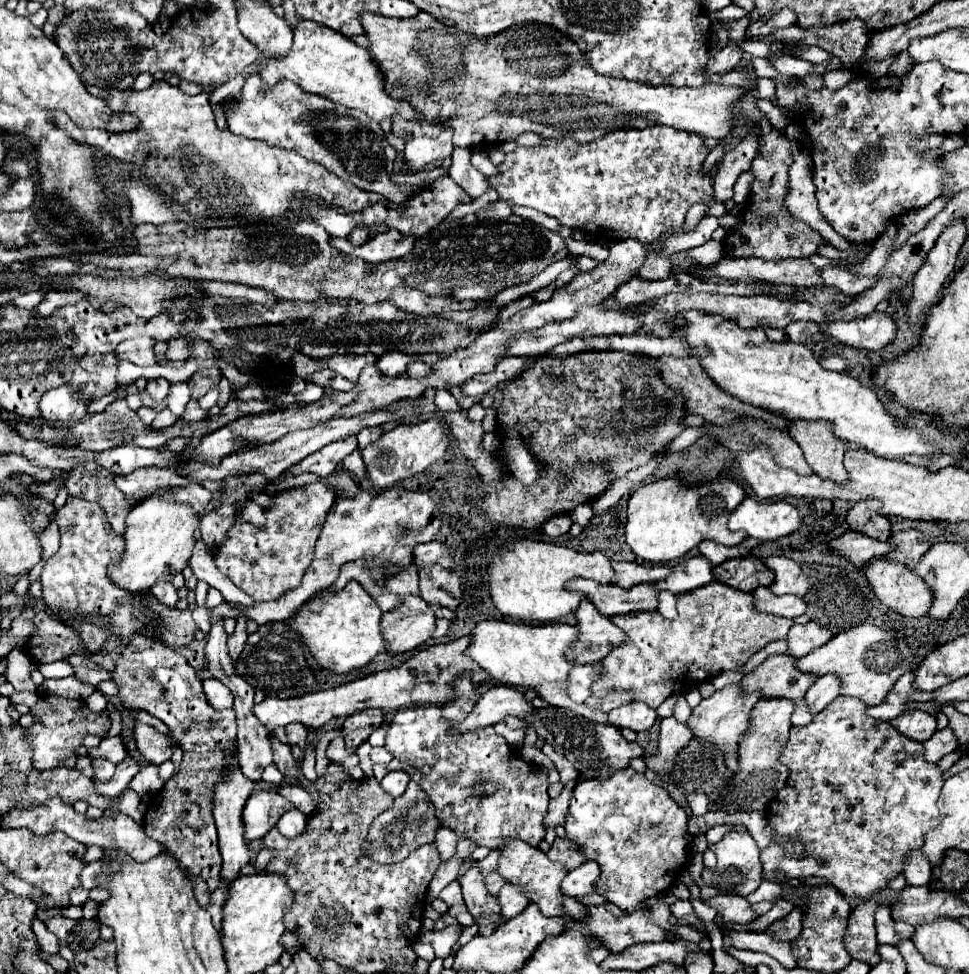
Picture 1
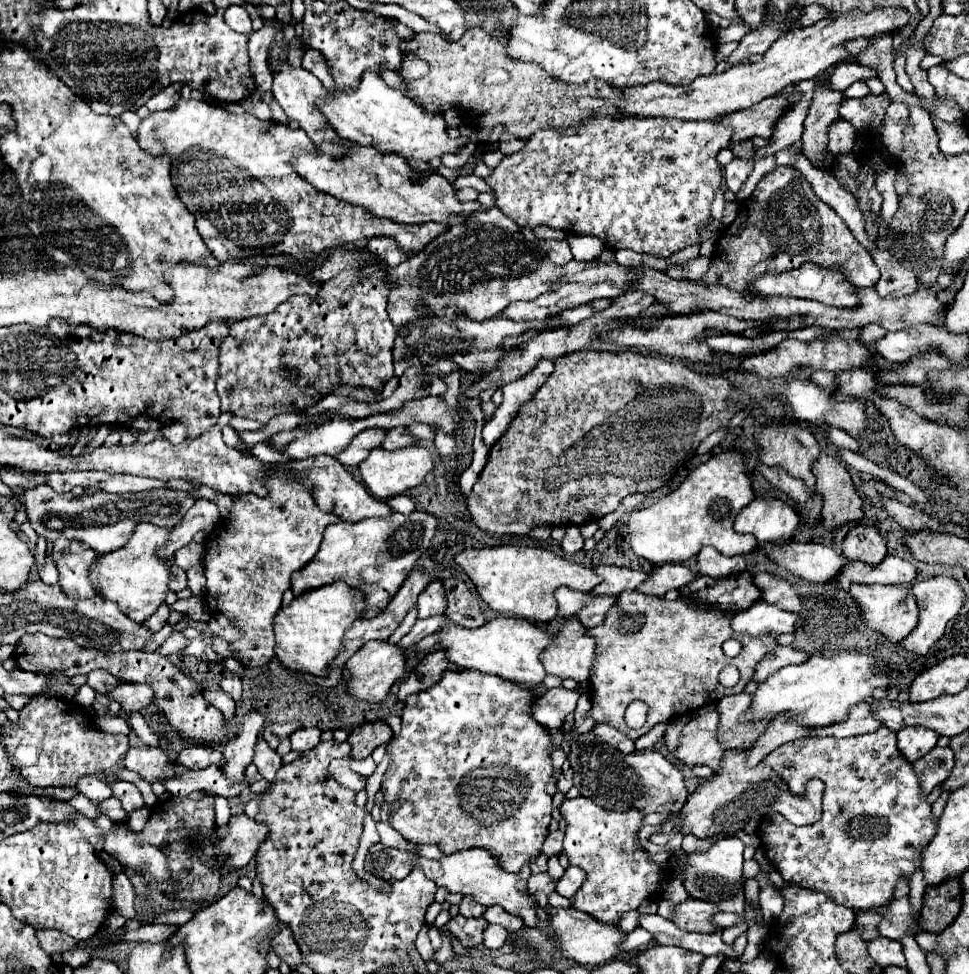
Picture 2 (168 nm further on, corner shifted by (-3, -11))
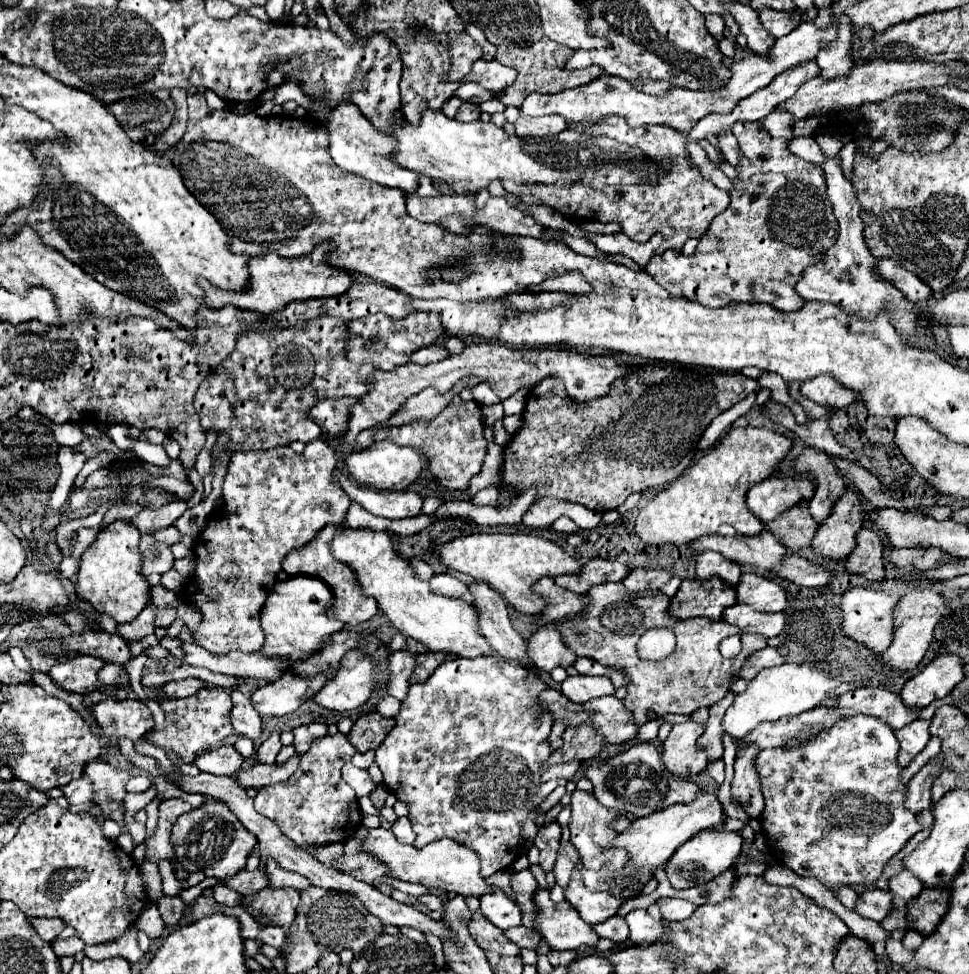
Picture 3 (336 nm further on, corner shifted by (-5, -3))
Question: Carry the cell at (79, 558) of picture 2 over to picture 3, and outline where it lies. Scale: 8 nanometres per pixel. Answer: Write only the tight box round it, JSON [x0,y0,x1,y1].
[61,558,77,580]

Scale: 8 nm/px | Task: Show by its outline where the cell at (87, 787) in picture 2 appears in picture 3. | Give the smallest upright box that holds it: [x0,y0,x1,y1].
[61,776,95,812]

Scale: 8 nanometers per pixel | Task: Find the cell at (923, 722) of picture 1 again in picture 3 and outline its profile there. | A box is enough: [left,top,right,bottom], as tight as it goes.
[895,720,931,768]

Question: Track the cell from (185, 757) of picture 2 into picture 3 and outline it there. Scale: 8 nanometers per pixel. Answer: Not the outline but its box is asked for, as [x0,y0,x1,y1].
[195,746,245,776]

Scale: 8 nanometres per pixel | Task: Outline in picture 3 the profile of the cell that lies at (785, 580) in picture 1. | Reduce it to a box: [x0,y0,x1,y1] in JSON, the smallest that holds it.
[735,574,789,612]

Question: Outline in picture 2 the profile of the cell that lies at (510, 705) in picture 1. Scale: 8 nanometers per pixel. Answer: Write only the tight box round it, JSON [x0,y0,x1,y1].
[531,688,579,730]

